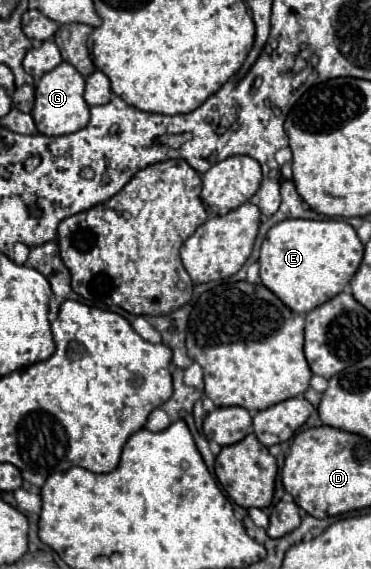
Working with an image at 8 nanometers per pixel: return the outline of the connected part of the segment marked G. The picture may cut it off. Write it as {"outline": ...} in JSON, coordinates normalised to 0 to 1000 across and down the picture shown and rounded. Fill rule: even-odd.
{"outline":[[[164,109],[154,120],[127,127],[94,155],[94,186],[84,204],[100,228],[127,239],[170,239],[229,225],[240,214],[240,186],[224,172],[224,155],[229,137],[181,109]]]}

